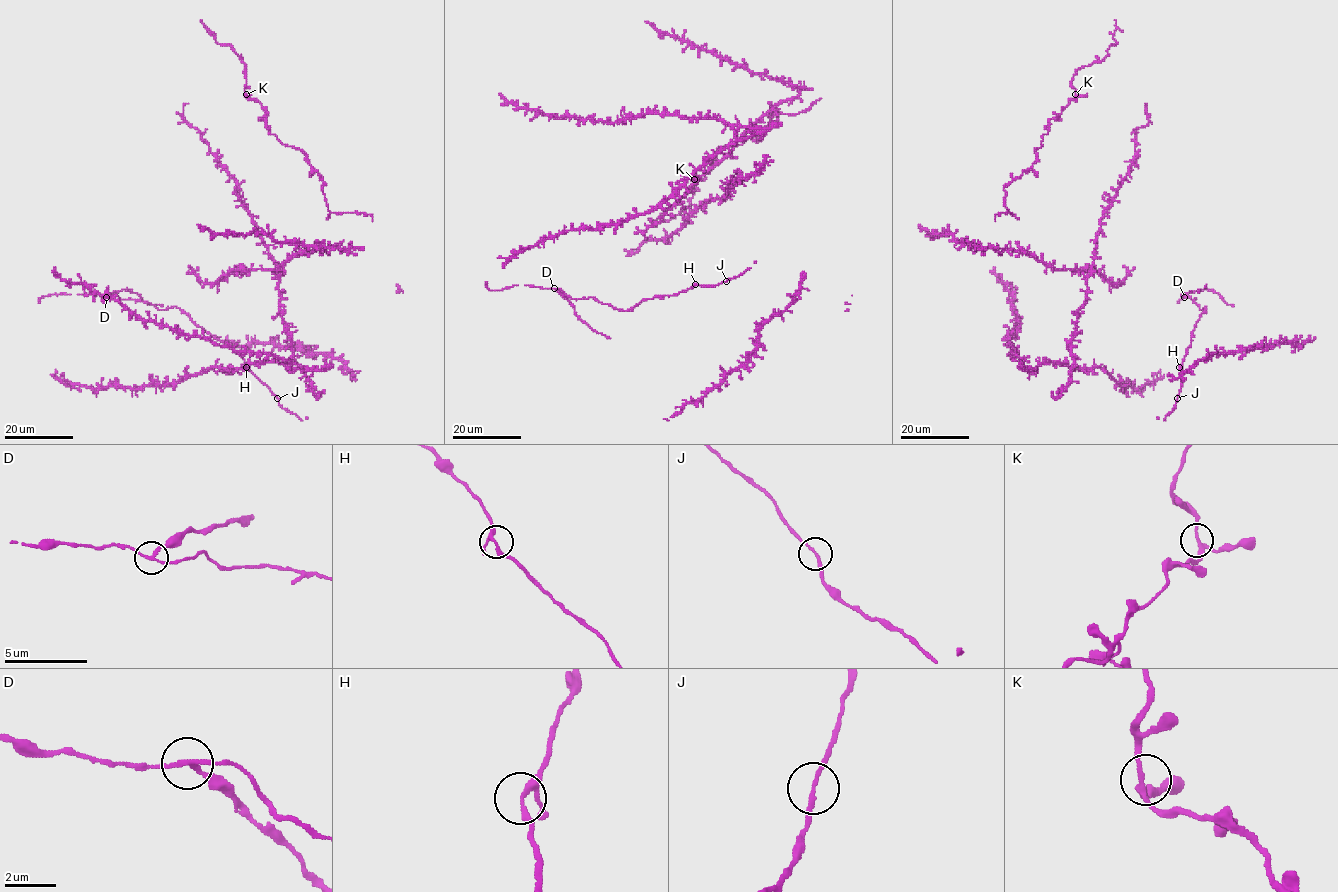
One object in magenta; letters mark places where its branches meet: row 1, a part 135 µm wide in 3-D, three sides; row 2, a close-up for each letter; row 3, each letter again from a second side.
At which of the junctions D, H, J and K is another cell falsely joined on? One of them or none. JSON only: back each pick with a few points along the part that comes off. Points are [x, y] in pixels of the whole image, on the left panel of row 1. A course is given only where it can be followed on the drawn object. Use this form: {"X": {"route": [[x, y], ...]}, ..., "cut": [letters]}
{"D": {"route": [[106, 297], [128, 289], [147, 303], [163, 306]]}, "cut": ["D"]}

